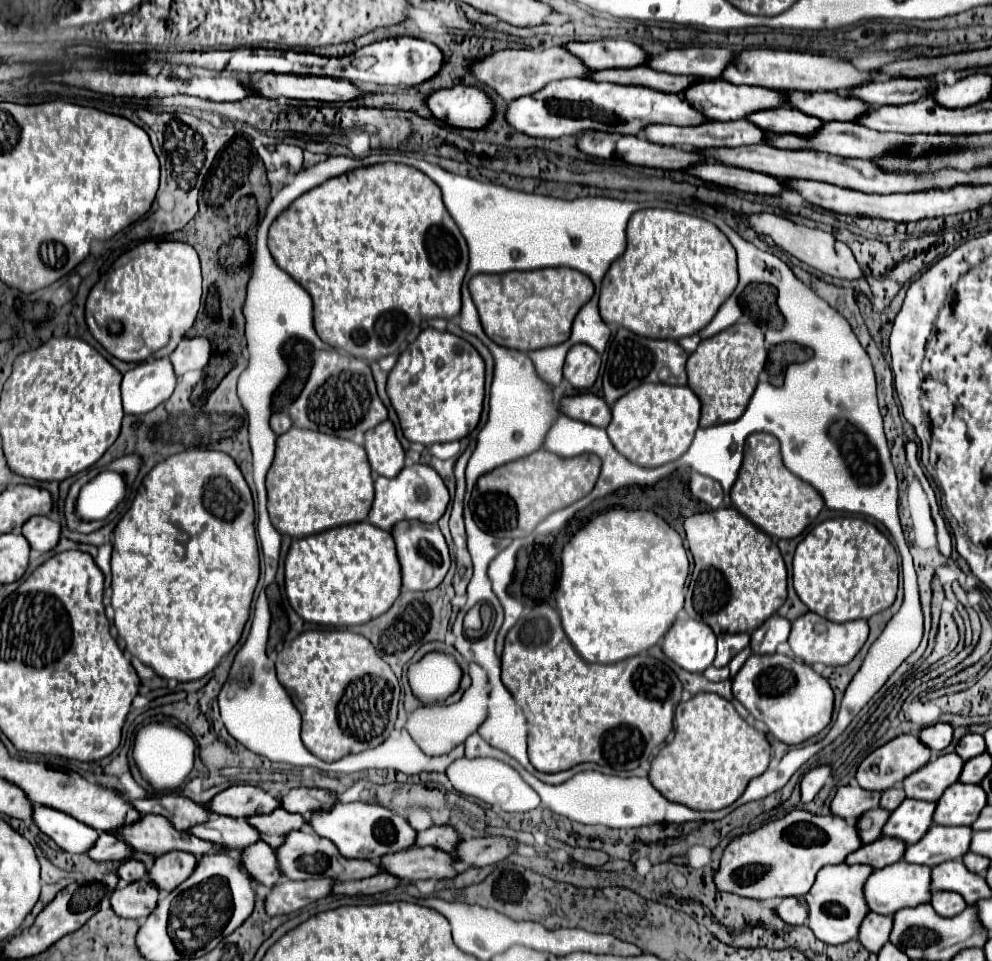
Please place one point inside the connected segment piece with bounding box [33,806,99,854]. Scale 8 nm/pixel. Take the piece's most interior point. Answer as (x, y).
(68, 833)

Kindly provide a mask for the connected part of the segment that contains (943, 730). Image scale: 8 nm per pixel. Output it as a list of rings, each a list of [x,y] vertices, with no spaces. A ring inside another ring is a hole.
[[[935,724],[935,726],[927,726],[919,732],[919,740],[923,744],[927,744],[927,748],[941,752],[951,744],[953,738],[953,726],[951,724]]]

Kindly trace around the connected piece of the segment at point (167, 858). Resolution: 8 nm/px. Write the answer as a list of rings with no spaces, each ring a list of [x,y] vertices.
[[[167,852],[167,854],[157,856],[153,868],[149,870],[149,878],[157,888],[171,892],[183,880],[187,880],[187,876],[191,876],[195,868],[197,868],[197,858],[193,854]]]

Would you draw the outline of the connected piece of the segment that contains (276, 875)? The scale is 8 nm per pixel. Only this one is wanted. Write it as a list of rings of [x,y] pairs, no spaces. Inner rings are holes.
[[[257,842],[243,850],[241,864],[253,876],[255,882],[265,886],[275,886],[283,874],[279,872],[279,862],[275,860],[275,850],[269,844]]]

